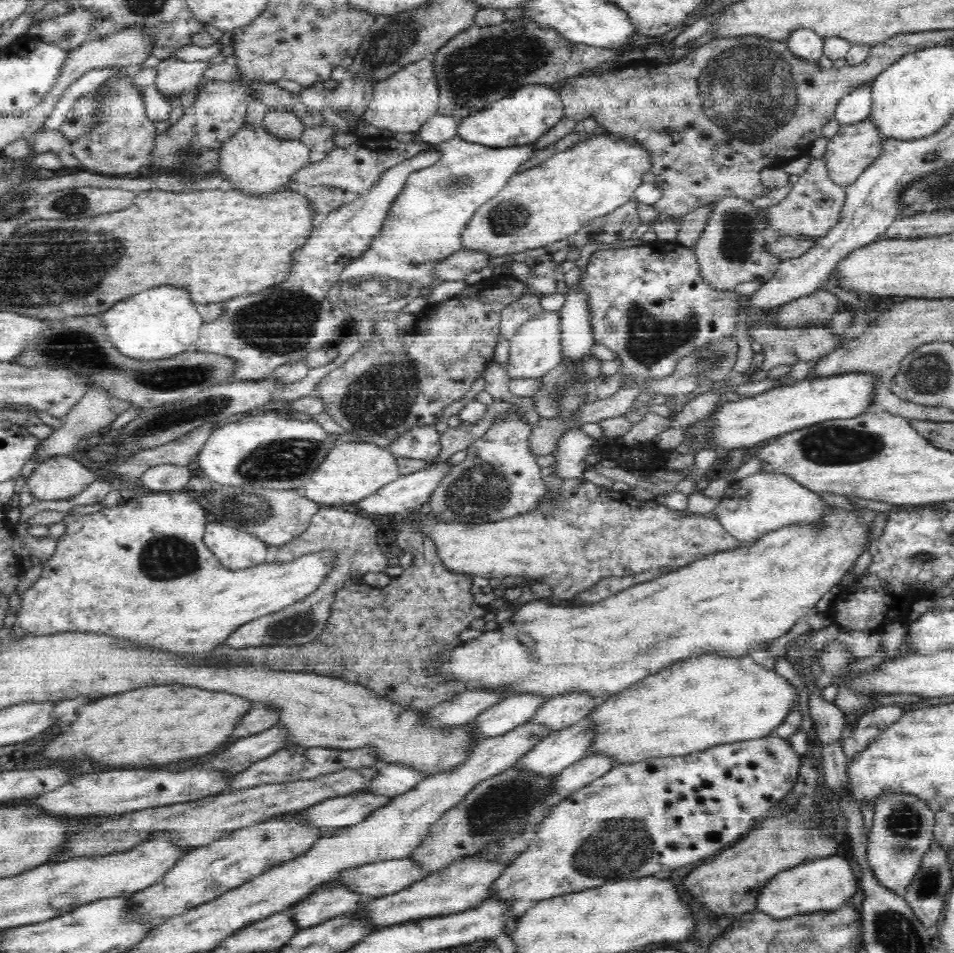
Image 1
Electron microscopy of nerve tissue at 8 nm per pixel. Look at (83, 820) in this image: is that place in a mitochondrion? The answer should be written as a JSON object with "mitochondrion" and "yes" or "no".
{"mitochondrion":"no"}

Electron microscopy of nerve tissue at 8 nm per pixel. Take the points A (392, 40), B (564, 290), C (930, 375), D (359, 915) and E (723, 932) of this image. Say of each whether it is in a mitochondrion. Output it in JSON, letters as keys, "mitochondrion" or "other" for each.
{"A":"mitochondrion","B":"other","C":"mitochondrion","D":"other","E":"other"}

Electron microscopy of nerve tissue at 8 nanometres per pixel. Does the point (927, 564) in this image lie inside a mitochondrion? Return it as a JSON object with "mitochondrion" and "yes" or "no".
{"mitochondrion":"yes"}

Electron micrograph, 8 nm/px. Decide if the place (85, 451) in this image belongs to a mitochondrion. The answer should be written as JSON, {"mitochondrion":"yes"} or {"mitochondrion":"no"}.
{"mitochondrion":"no"}

